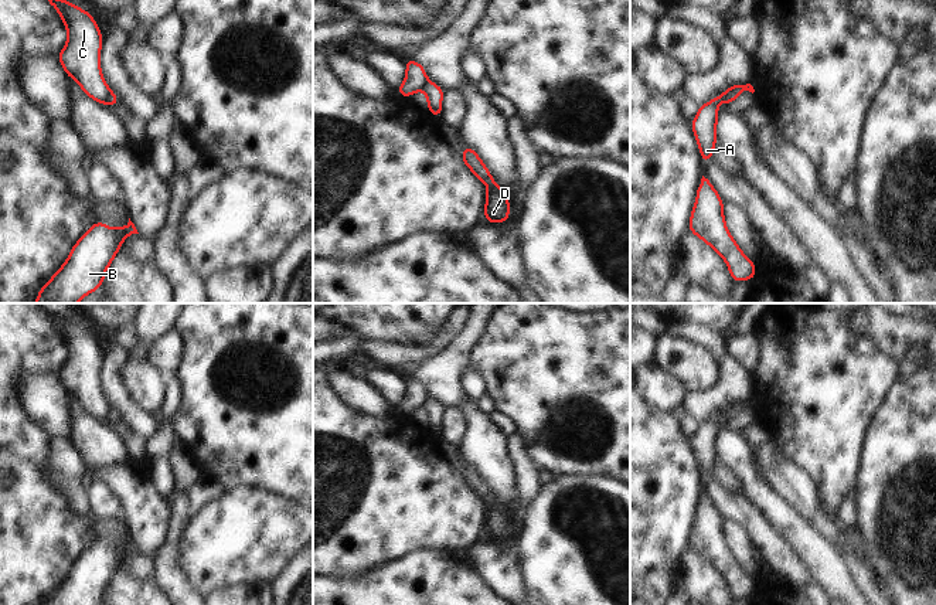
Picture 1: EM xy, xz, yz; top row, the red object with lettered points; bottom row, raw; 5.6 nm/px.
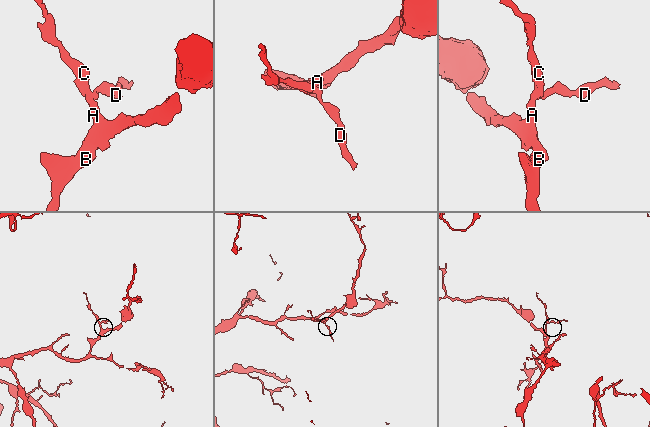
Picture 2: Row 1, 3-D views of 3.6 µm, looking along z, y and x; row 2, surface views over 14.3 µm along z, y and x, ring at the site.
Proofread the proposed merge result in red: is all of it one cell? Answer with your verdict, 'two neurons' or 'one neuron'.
two neurons

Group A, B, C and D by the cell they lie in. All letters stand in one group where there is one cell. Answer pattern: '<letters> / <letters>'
A B C / D

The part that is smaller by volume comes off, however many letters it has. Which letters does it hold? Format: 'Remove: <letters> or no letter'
Remove: D.

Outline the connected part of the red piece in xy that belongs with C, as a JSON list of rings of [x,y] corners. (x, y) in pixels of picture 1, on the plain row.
[[[48,313],[48,319],[59,330],[68,350],[68,358],[57,377],[67,392],[75,397],[89,415],[105,421],[110,407],[99,383],[102,350],[96,339],[88,329],[64,316]]]

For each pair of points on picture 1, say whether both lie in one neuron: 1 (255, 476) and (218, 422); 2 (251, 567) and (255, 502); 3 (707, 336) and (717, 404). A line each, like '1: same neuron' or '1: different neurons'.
1: same neuron
2: same neuron
3: same neuron

